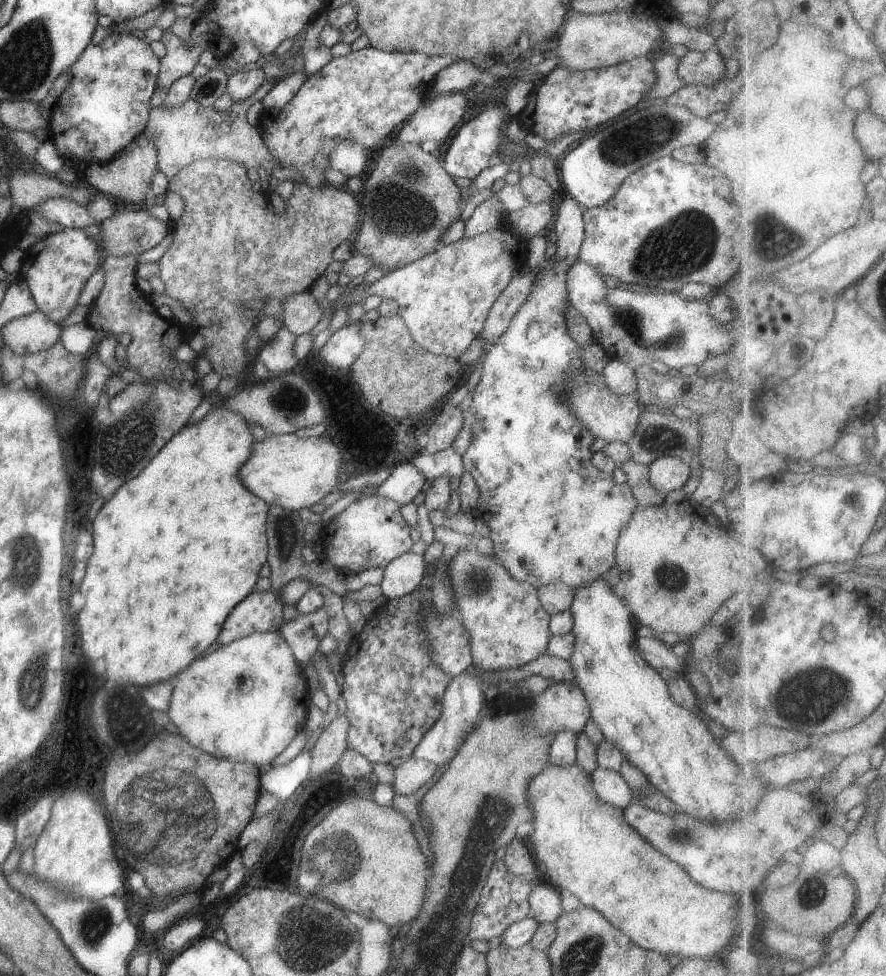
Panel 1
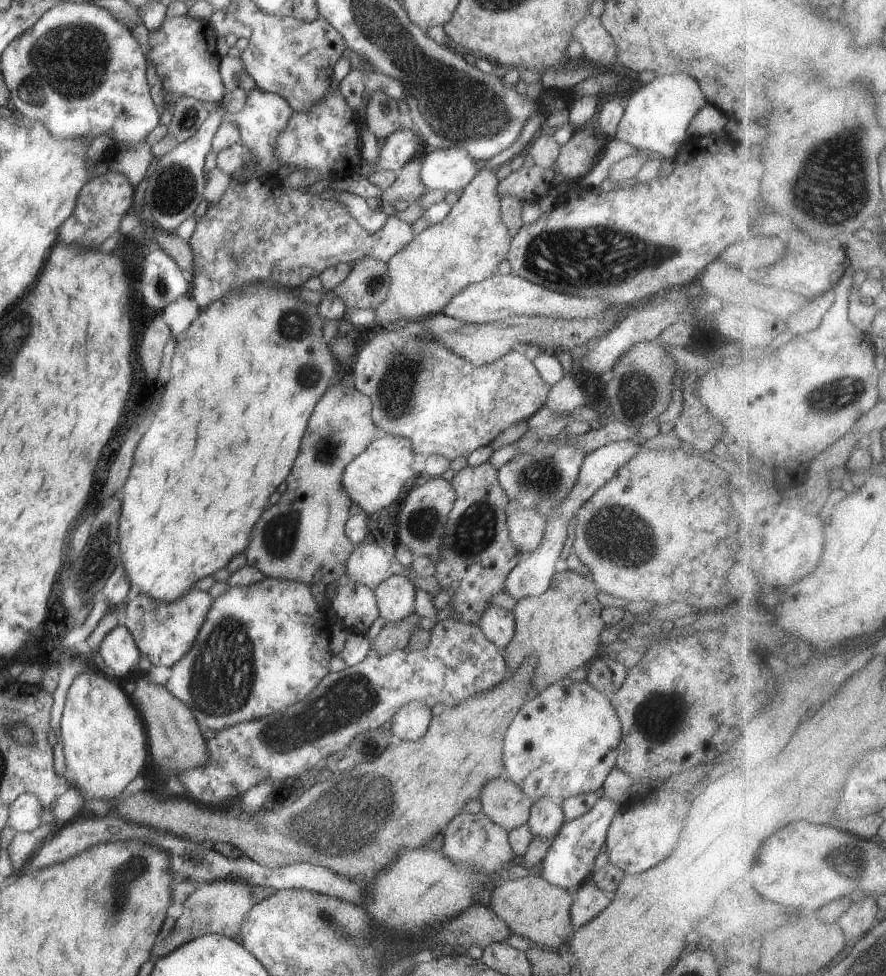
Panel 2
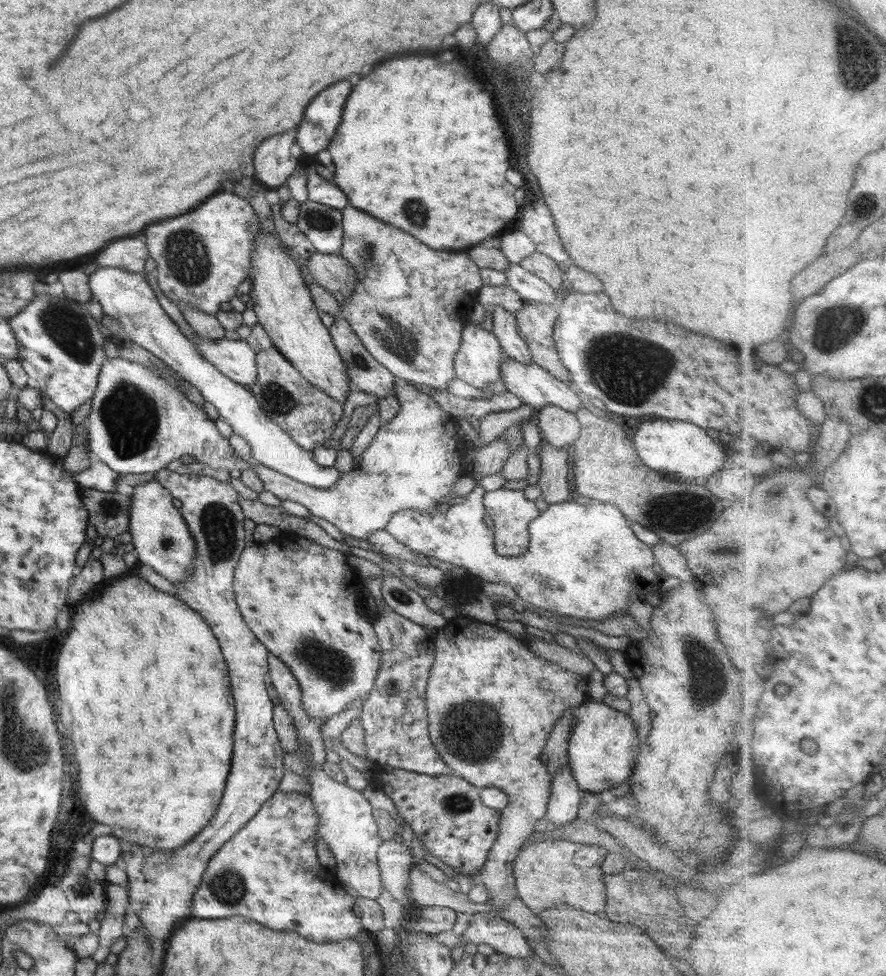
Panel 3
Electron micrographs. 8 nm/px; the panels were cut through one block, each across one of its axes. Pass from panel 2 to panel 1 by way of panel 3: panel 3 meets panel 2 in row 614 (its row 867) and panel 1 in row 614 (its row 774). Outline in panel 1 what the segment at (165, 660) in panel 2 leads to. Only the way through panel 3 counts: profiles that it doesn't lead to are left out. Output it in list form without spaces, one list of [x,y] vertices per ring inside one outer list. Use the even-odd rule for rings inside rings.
[[[254,590],[230,611],[216,641],[227,645],[255,632],[278,633],[282,623],[283,602],[276,592]]]

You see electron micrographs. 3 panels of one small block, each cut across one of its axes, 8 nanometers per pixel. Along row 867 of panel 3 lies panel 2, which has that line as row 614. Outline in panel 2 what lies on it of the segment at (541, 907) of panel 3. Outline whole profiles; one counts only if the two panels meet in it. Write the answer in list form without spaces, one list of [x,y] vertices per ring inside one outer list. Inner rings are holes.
[[[561,567],[553,576],[552,584],[546,592],[540,596],[526,596],[518,599],[512,610],[516,622],[515,633],[505,648],[508,652],[505,661],[510,673],[516,672],[526,662],[528,656],[536,656],[538,664],[533,678],[533,686],[537,691],[541,691],[559,680],[564,680],[572,670],[580,668],[580,666],[586,668],[590,660],[598,654],[600,633],[606,628],[606,624],[600,616],[604,606],[598,601],[597,593],[598,590],[591,576],[580,575]]]

